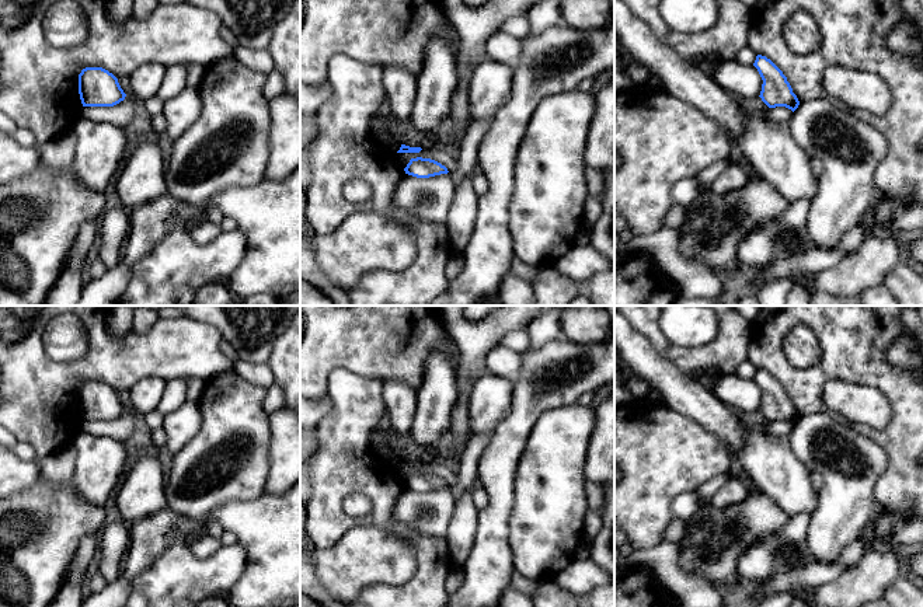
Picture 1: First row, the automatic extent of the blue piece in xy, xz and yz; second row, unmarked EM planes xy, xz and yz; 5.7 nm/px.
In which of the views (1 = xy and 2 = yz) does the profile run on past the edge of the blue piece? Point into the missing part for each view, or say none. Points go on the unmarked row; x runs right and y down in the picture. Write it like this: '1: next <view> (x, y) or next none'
1: next none
2: next none

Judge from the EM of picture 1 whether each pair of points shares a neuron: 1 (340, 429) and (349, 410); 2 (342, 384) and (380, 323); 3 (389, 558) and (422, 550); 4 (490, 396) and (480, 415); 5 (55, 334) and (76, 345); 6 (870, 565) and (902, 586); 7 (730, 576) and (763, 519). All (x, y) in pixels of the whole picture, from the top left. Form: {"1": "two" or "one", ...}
{"1": "one", "2": "two", "3": "two", "4": "one", "5": "one", "6": "two", "7": "one"}

